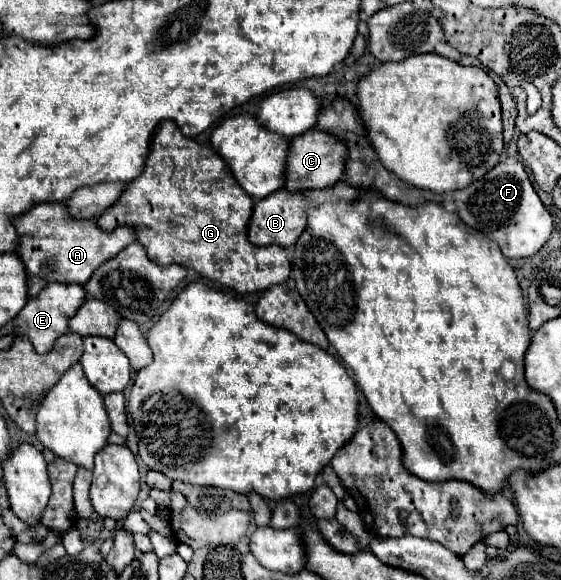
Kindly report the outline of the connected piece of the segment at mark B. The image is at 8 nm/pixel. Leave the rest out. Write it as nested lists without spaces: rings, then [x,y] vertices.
[[[338,182],[332,188],[326,190],[304,190],[304,192],[286,192],[286,190],[276,190],[270,196],[258,200],[254,204],[254,212],[248,224],[248,240],[254,246],[282,246],[282,248],[290,248],[298,236],[304,232],[306,228],[306,212],[308,208],[320,206],[324,202],[338,202],[338,200],[354,200],[358,196],[358,188],[346,184],[346,182]]]

